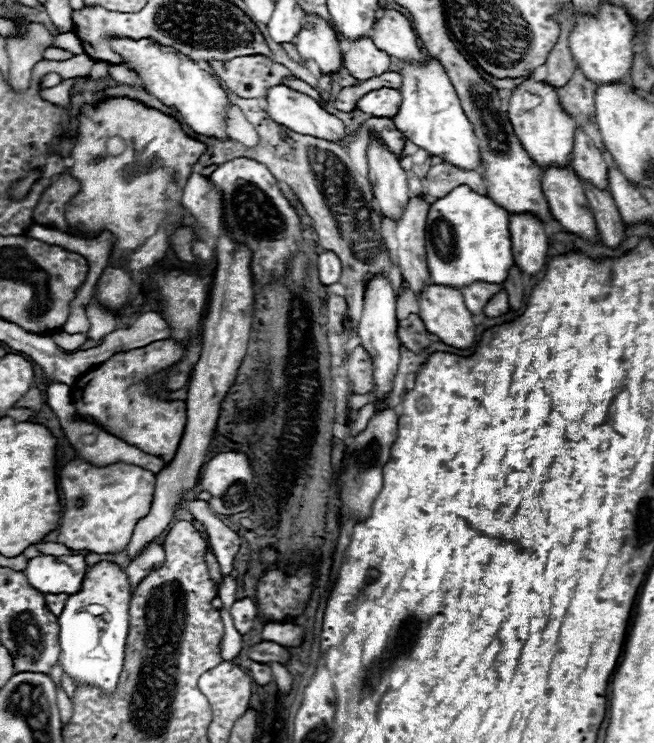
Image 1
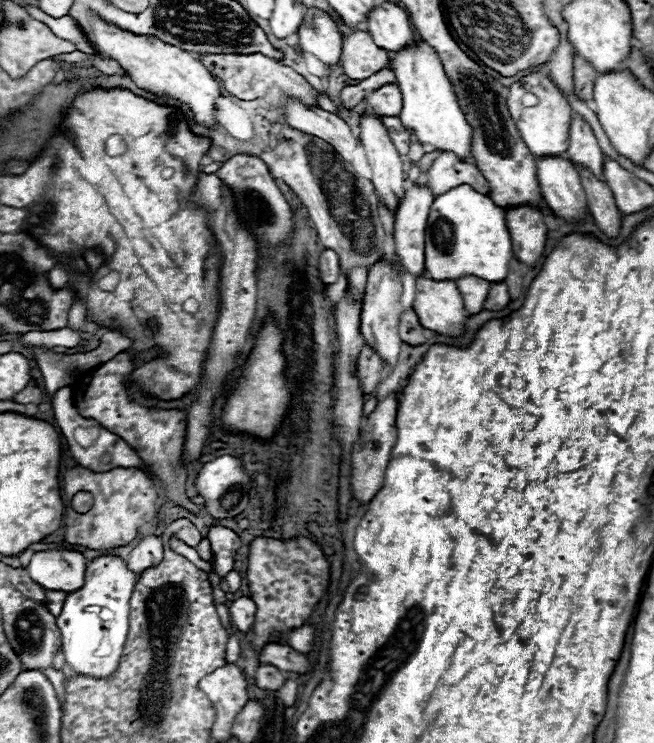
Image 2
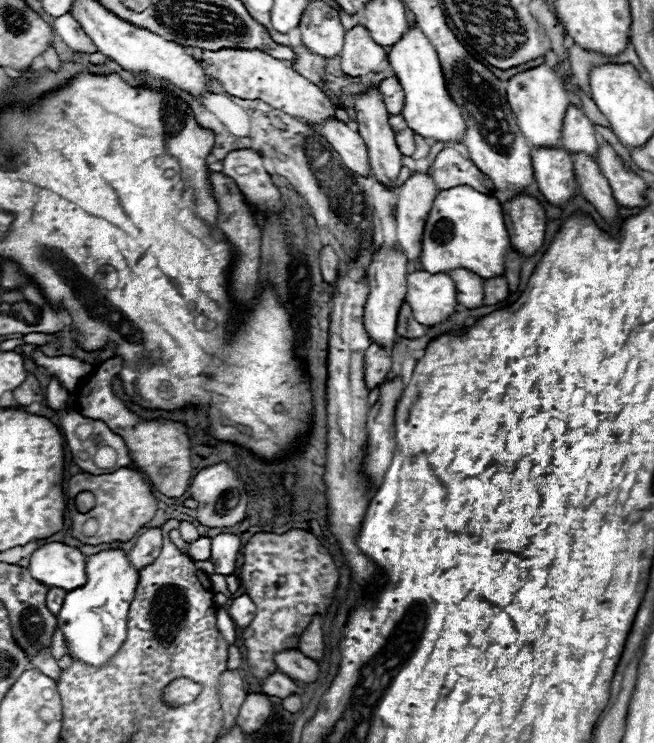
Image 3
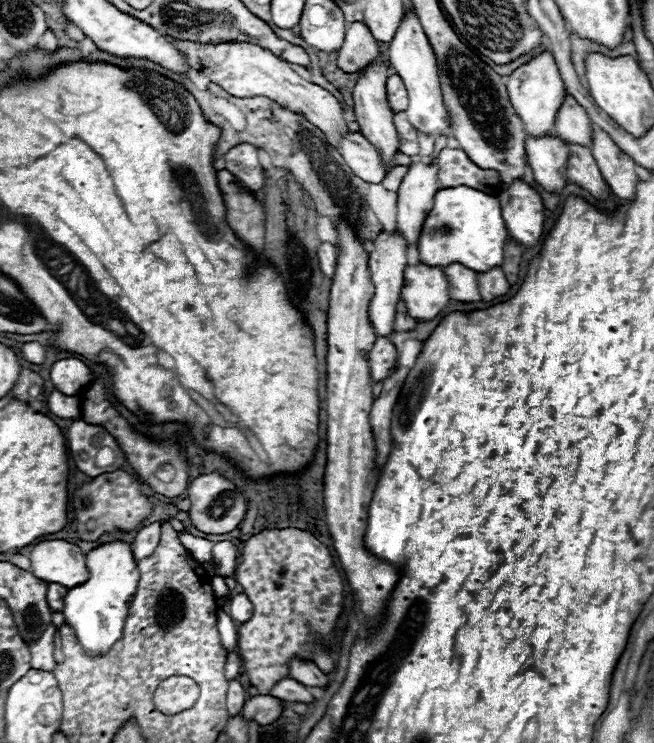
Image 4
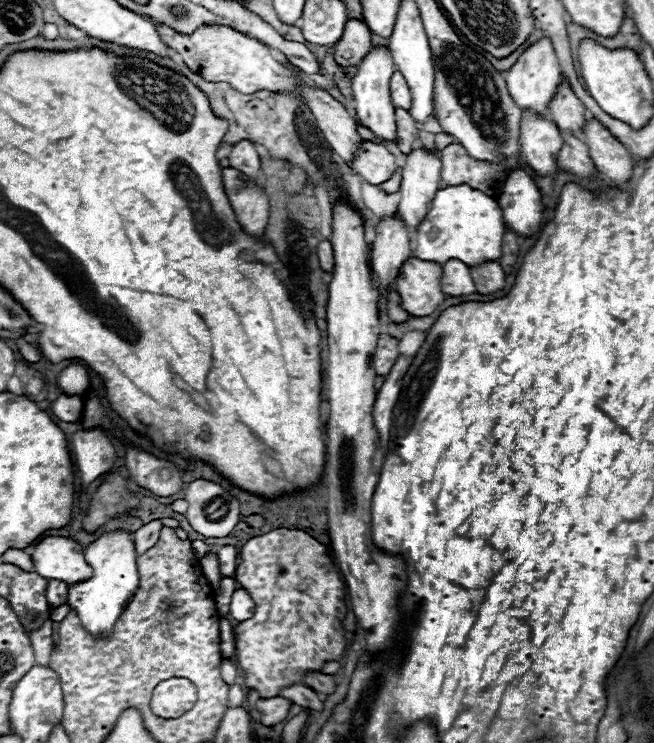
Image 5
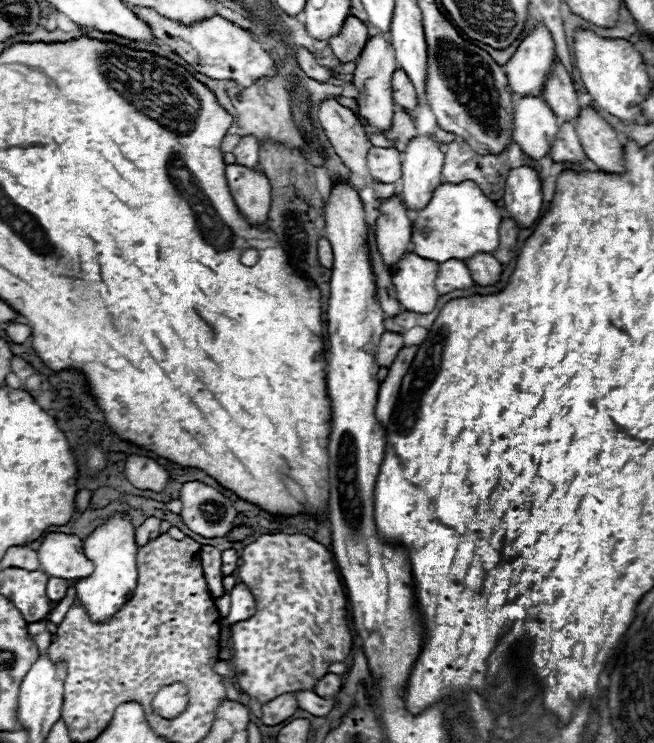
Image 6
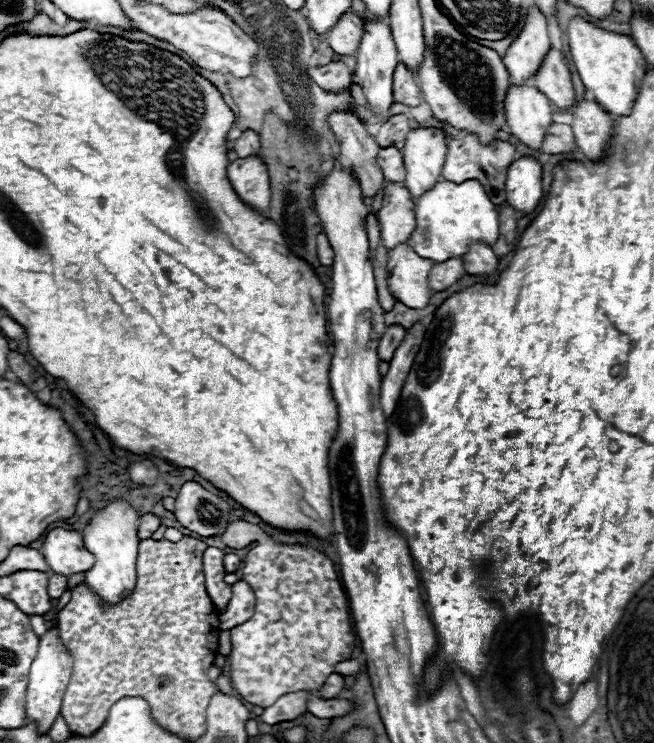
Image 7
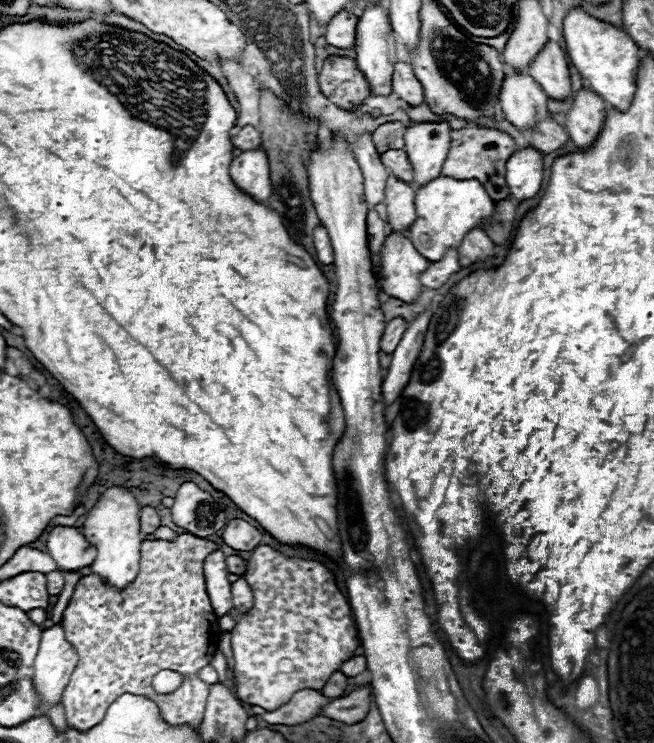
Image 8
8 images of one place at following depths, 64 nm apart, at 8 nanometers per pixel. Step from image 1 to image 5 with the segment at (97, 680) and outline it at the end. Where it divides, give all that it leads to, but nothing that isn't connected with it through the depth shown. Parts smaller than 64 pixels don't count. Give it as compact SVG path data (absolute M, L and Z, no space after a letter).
M122 530L110 532L100 536L96 542L92 542L84 556L88 564L92 566L92 576L84 580L84 584L72 584L68 590L68 606L76 612L80 618L82 628L98 638L98 636L110 636L114 632L116 620L120 618L120 612L128 606L128 600L134 596L138 588L138 568L136 568L136 550L130 536Z

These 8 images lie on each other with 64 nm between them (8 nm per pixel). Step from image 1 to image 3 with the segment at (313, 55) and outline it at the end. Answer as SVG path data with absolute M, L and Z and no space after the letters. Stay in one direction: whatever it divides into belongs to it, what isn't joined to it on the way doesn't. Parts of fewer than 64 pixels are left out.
M310 2L298 24L302 44L322 58L336 58L342 50L344 28L340 16L326 2Z

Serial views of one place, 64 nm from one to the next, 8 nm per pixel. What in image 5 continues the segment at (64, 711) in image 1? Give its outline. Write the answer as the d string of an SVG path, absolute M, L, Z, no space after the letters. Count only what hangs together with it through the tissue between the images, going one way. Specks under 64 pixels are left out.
M46 620L40 630L30 634L30 642L32 642L38 666L48 666L50 664L50 654L52 654L52 646L54 646L52 624L54 624L52 620Z

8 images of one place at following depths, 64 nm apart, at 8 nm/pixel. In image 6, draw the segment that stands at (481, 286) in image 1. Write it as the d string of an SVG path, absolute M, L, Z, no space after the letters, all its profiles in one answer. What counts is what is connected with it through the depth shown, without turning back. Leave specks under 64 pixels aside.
M448 260L440 264L438 278L436 278L436 290L440 294L448 294L452 290L466 290L470 286L474 286L474 282L462 260Z

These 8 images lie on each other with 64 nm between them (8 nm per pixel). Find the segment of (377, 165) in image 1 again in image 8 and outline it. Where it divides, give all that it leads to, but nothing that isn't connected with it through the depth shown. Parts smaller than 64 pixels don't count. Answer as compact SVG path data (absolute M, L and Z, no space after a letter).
M382 4L368 6L360 16L358 30L356 30L356 66L360 68L362 76L368 80L372 96L388 96L392 92L392 72L396 62L398 62L396 40L394 40L388 12Z

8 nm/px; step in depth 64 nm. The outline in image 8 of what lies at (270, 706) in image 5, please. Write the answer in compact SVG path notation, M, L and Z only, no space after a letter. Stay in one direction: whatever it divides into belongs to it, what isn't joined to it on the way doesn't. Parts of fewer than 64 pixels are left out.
M300 690L296 692L286 704L272 712L264 712L262 718L268 724L302 724L316 716L318 708L328 704L328 698L322 696L318 690Z

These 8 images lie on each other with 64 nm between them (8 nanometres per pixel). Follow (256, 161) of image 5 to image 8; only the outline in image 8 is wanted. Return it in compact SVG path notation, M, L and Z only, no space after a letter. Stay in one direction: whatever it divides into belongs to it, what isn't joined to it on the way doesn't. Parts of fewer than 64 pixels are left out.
M244 126L240 130L240 134L232 138L232 144L234 144L234 148L238 148L242 152L256 150L256 148L260 148L260 132L254 126Z

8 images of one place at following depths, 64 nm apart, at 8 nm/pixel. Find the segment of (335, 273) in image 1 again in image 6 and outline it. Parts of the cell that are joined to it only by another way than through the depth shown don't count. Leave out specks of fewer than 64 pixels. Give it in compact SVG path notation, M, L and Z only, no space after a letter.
M326 238L318 240L318 260L324 268L332 268L332 246Z

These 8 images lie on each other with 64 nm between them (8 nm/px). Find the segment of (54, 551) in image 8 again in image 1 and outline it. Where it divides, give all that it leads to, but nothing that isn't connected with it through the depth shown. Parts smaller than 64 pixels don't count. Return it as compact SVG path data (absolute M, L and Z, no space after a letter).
M36 556L28 562L24 574L28 584L40 594L74 594L82 588L88 572L84 556Z

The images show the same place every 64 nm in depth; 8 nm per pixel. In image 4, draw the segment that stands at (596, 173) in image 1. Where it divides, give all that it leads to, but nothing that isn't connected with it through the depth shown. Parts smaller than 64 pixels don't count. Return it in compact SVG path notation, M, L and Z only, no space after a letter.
M566 94L564 98L564 104L556 116L554 130L566 144L592 144L592 122L588 120L584 108L580 108L580 104L576 104L576 100L570 94Z

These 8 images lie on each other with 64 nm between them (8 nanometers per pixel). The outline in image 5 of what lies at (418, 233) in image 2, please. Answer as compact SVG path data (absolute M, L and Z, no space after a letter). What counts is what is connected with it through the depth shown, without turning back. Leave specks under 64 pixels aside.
M422 148L406 156L398 204L398 216L406 228L416 230L420 220L428 214L428 208L432 208L434 194L440 188L440 166L438 156Z

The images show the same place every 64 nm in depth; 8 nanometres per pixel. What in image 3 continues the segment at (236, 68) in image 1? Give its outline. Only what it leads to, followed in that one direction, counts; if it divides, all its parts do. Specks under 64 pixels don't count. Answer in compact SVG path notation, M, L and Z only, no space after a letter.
M188 48L188 54L202 62L208 78L218 80L218 84L236 98L254 100L260 98L272 108L278 108L290 116L298 116L304 120L322 120L326 116L334 116L334 100L328 98L316 84L308 82L284 60L276 60L260 50L232 50L224 48L218 52Z

